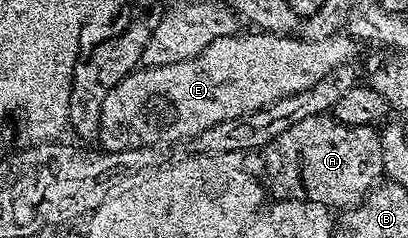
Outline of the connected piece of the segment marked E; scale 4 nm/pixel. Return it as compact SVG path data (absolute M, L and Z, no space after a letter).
M264 31L238 32L232 37L215 39L201 54L183 62L166 66L138 67L112 89L103 99L101 129L96 140L107 153L118 153L128 149L151 149L176 146L183 141L198 137L207 127L215 127L227 119L242 117L260 109L271 107L279 99L287 99L307 87L315 87L333 69L348 66L357 53L358 42L348 35L338 35L323 42L311 42L293 35L266 33Z

